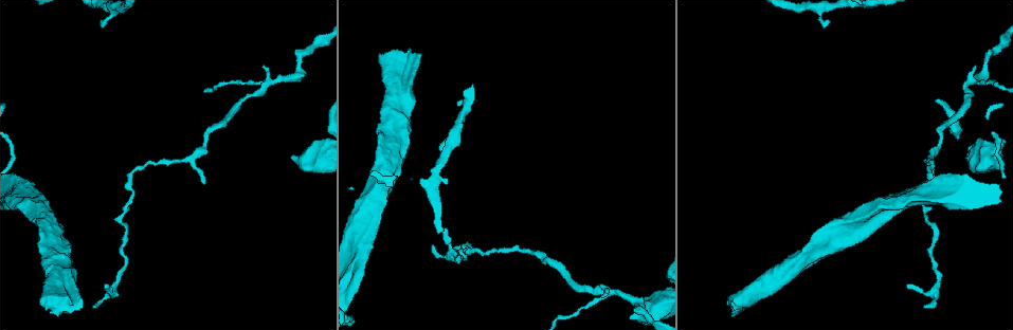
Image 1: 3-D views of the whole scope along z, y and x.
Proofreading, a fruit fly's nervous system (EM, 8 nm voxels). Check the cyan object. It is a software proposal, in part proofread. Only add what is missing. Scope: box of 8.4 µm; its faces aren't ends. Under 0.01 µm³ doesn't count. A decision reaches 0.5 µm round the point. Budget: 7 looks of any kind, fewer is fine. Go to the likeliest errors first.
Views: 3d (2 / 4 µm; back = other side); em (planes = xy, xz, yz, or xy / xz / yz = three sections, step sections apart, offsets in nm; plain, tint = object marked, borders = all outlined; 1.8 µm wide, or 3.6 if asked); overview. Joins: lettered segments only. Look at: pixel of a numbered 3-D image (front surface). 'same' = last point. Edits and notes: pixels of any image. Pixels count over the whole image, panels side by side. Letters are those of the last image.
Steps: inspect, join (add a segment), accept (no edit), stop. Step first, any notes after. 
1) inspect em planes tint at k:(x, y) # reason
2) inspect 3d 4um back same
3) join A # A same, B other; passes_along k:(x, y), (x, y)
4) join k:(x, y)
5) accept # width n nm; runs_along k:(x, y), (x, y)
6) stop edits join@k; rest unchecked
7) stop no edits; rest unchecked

inspect 3d 4um at 1:(292, 155) # branch stops here

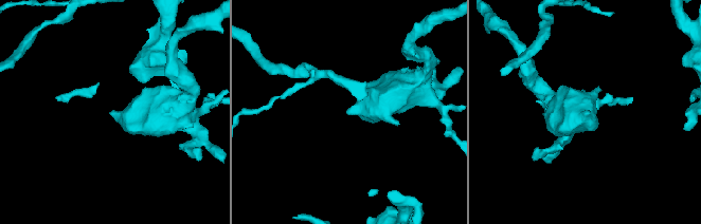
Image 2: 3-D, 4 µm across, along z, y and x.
inspect em 3.6um xy step 4 tint at 2:(349, 111) # now the EM

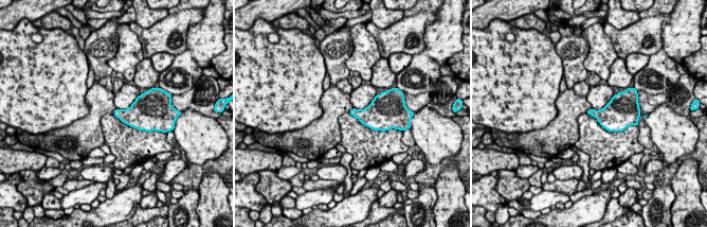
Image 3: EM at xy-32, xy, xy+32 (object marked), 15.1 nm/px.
inspect em 3.6um xz step 16 borders same # another direction

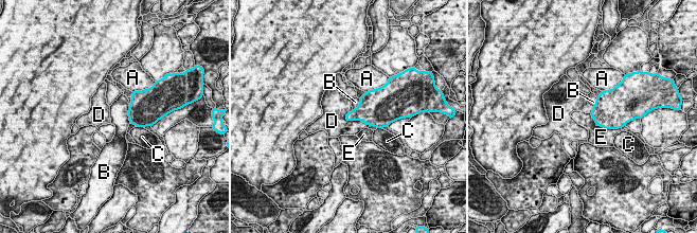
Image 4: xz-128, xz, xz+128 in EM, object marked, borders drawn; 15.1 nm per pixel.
accept # A other, B other, C other, D other, E other; border 4:(344, 117), (367, 124); none of them fits

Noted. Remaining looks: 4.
inspect 3d 2um at 1:(360, 228)

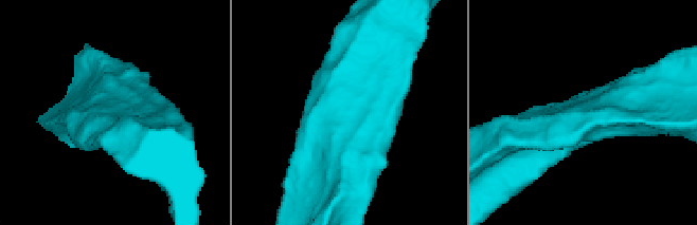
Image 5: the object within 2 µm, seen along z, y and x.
inspect em planes borders at 5:(349, 109) # need the tissue

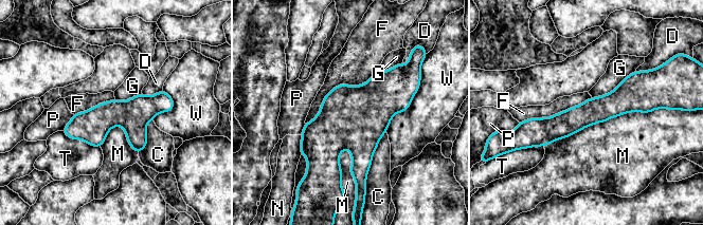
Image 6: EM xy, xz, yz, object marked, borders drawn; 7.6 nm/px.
accept # C other, D other, F other, G other, M other, N other, P other, T other, W other; runs_along 6:(651, 107), (525, 124); none of them fits

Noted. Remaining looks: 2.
inspect 3d 2um at 1:(203, 184) # free end

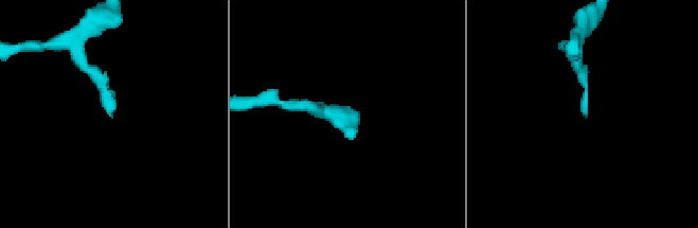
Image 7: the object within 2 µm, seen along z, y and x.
inspect em 3.6um planes borders at 7:(111, 115)

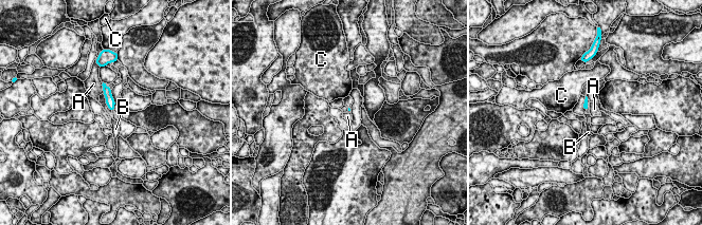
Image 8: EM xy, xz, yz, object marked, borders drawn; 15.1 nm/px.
accept # A other, B other, C other; border 8:(103, 94), (106, 105), (111, 111); no lettered segment goes on from it

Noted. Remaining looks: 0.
stop no edits; rest unchecked

